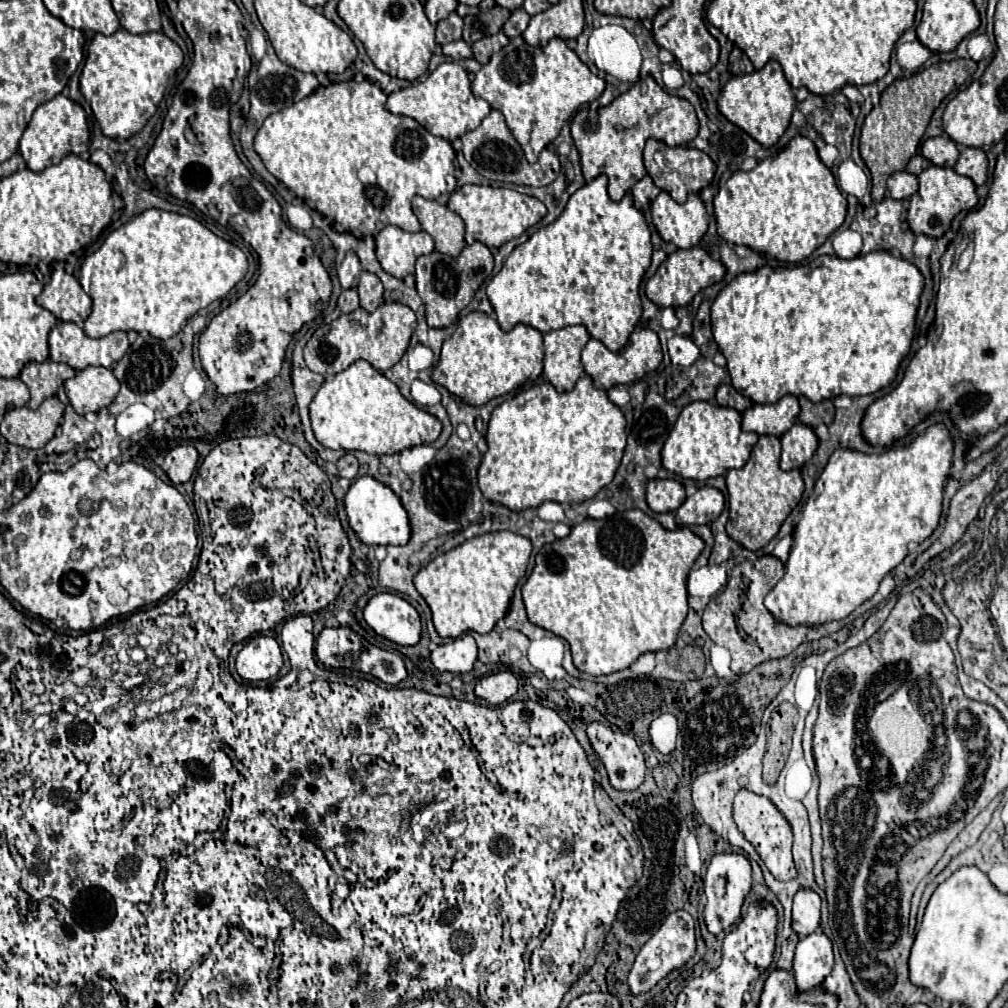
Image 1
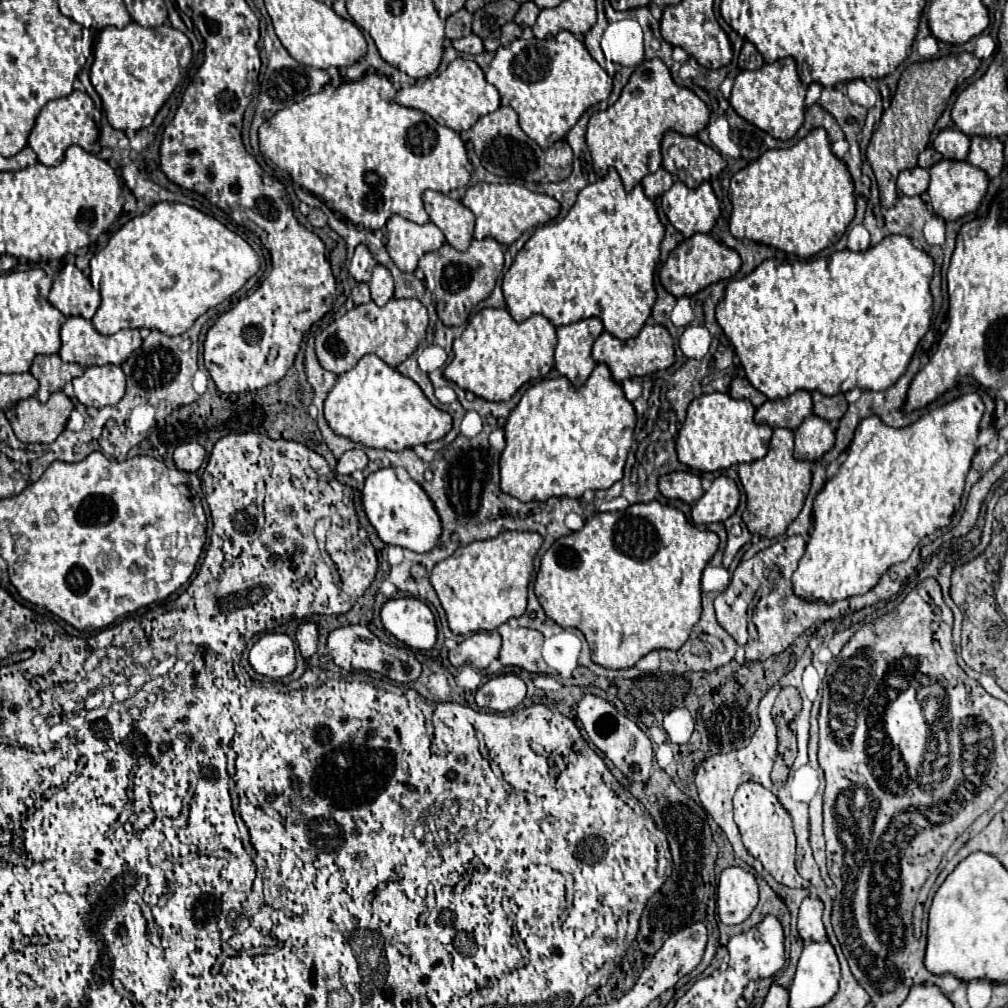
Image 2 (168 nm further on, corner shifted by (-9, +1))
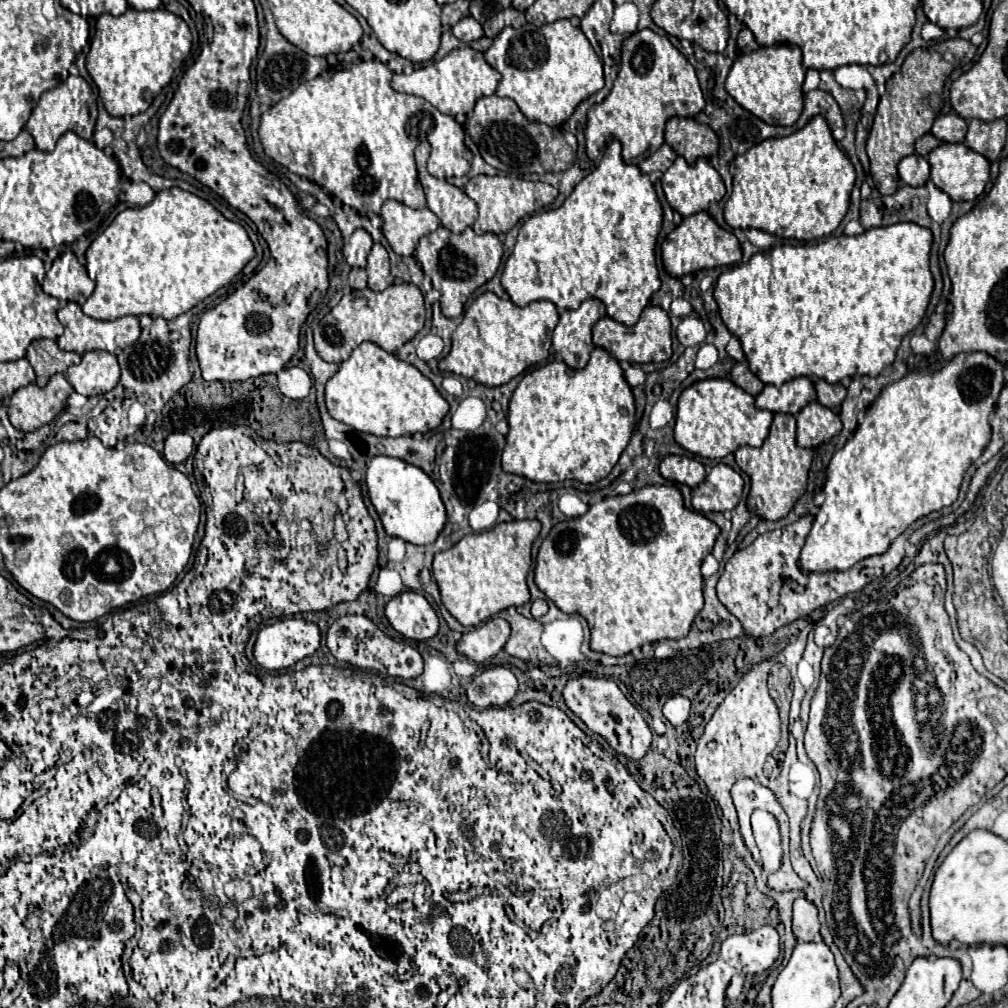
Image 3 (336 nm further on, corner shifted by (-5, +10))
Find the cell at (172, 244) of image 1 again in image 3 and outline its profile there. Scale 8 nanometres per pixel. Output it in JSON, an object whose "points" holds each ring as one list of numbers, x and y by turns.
{"points":[[172,187,156,193,154,201,146,207,132,207,118,213,106,231,92,241,85,257,88,276,95,282,94,293,82,305,88,317,100,321,114,321,124,315,174,319,228,285,254,257,254,245,240,223,226,219,202,197]]}

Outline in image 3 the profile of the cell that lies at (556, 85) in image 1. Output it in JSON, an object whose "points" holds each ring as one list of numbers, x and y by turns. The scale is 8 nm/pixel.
{"points":[[558,19,542,27,532,23,520,29,504,27,484,57,502,75,496,95,514,99,530,121,540,121,548,127,562,125,580,101,604,87,600,57,580,27,568,19]]}

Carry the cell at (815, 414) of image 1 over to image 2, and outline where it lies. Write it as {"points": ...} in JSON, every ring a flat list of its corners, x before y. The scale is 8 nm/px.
{"points":[[812,392,812,400,814,400,814,414,824,420,840,420,848,408,844,394,824,396,820,392]]}

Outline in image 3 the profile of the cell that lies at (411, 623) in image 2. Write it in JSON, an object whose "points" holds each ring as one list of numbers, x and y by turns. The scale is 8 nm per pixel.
{"points":[[404,591,388,601,386,617,390,625,408,639,426,641,438,633,438,615,422,593]]}

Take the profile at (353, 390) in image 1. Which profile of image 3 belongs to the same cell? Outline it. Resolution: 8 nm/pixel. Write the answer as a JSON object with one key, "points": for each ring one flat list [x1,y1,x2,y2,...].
{"points":[[372,341,360,343,326,383,330,415,356,431,378,437,400,437,436,429,448,413,448,401,414,365,384,351]]}

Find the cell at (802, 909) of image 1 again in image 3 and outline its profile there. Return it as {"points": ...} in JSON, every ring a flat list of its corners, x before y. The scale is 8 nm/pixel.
{"points":[[798,897,794,901,794,921,792,929,798,941,816,941,820,935,818,909,806,897]]}

